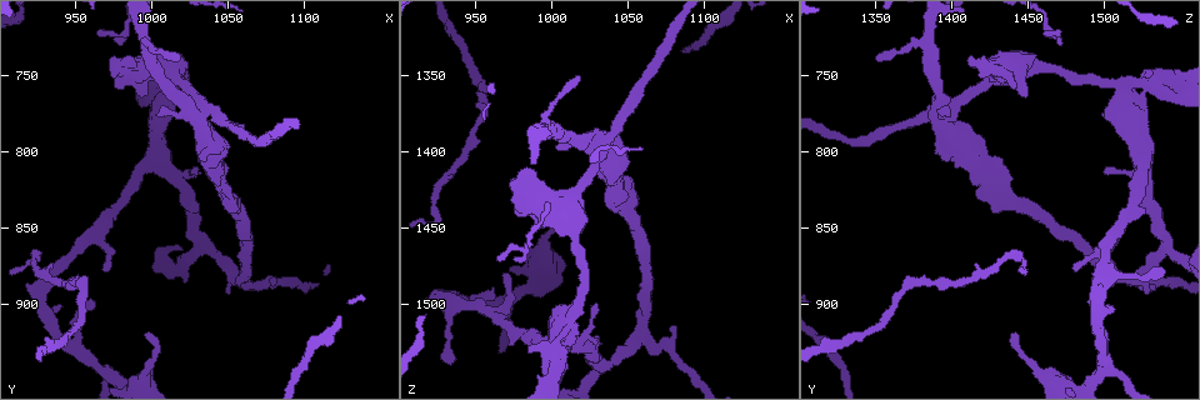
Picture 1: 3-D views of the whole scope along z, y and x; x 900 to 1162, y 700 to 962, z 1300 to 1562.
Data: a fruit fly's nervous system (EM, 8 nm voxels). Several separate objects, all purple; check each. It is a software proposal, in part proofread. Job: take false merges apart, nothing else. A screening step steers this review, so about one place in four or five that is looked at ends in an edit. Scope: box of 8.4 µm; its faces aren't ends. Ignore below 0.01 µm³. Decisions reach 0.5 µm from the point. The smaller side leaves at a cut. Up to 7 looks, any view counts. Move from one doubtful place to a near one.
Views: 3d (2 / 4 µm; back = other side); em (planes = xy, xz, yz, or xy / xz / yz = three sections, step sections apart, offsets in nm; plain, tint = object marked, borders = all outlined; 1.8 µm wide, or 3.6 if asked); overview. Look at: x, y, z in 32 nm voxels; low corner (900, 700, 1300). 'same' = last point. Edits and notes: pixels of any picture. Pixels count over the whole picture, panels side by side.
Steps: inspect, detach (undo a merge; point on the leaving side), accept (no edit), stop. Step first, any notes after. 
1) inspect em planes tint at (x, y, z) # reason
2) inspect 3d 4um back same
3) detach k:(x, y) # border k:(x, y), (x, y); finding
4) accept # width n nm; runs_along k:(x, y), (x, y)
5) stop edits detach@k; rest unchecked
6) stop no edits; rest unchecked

inspect 3d 2um at (996, 730, 1386) # thick turns thin

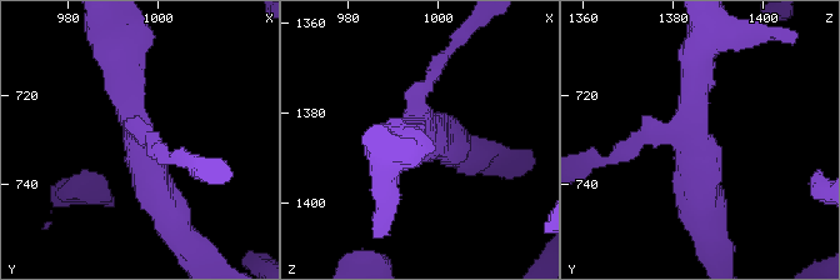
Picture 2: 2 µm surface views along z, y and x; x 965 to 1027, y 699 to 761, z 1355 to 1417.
inspect em planes plain at (995, 729, 1385) # now the EM

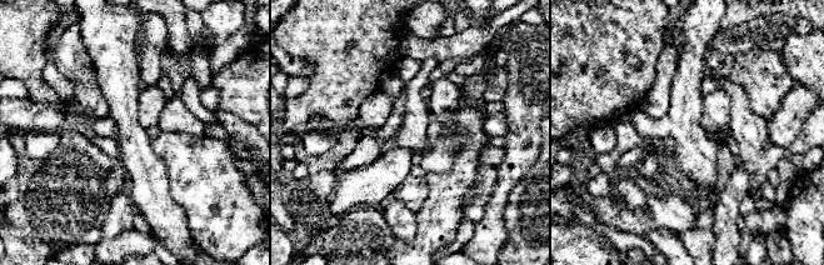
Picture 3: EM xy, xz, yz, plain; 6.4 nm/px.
inspect em planes tint same # where the object lies

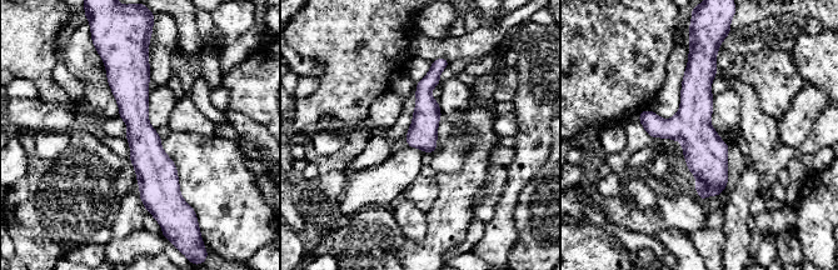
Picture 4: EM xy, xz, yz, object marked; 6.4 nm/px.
accept # runs_along 4:(134, 58), (154, 206); continuous, no second neuron

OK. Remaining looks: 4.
inspect 3d 4um at (922, 870, 1436) # thin neck

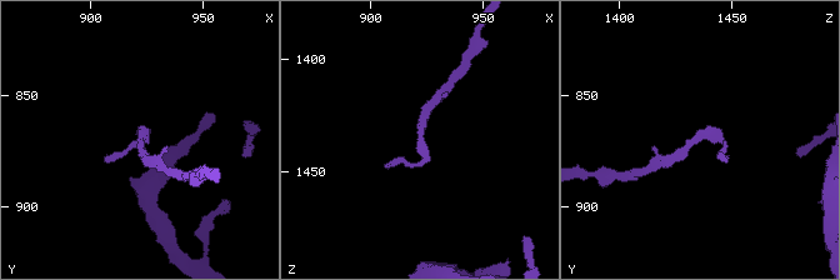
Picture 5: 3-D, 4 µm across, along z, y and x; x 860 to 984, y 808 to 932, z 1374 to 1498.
inspect em planes tint at (923, 870, 1436) # shape alone is not enough

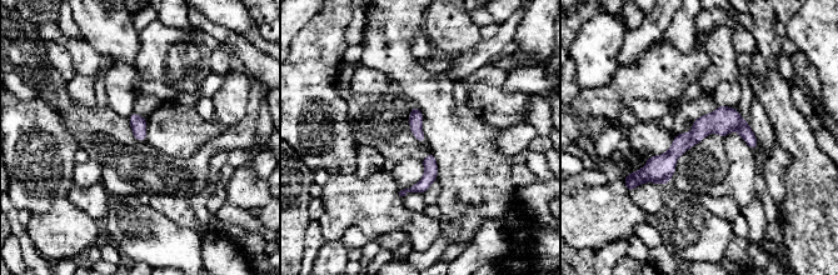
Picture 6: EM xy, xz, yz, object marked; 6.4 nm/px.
accept # continuous, no second neuron

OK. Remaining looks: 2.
inspect em planes tint at (1030, 774, 1396) # sharp bend

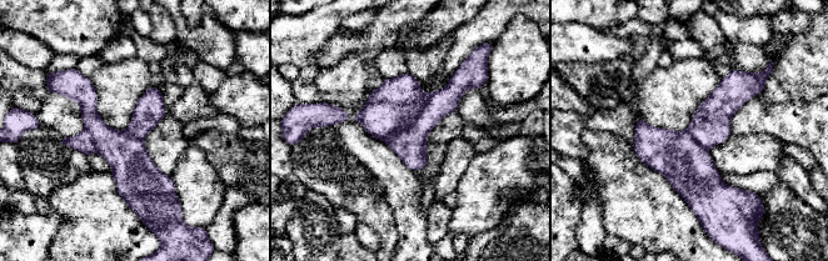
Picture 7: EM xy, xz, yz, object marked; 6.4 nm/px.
detach 7:(83, 141) # part_leaving 7:(468, 83), (417, 132), (409, 164); two neurons meet here

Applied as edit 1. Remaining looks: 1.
stop edits detach@7; rest unchecked

